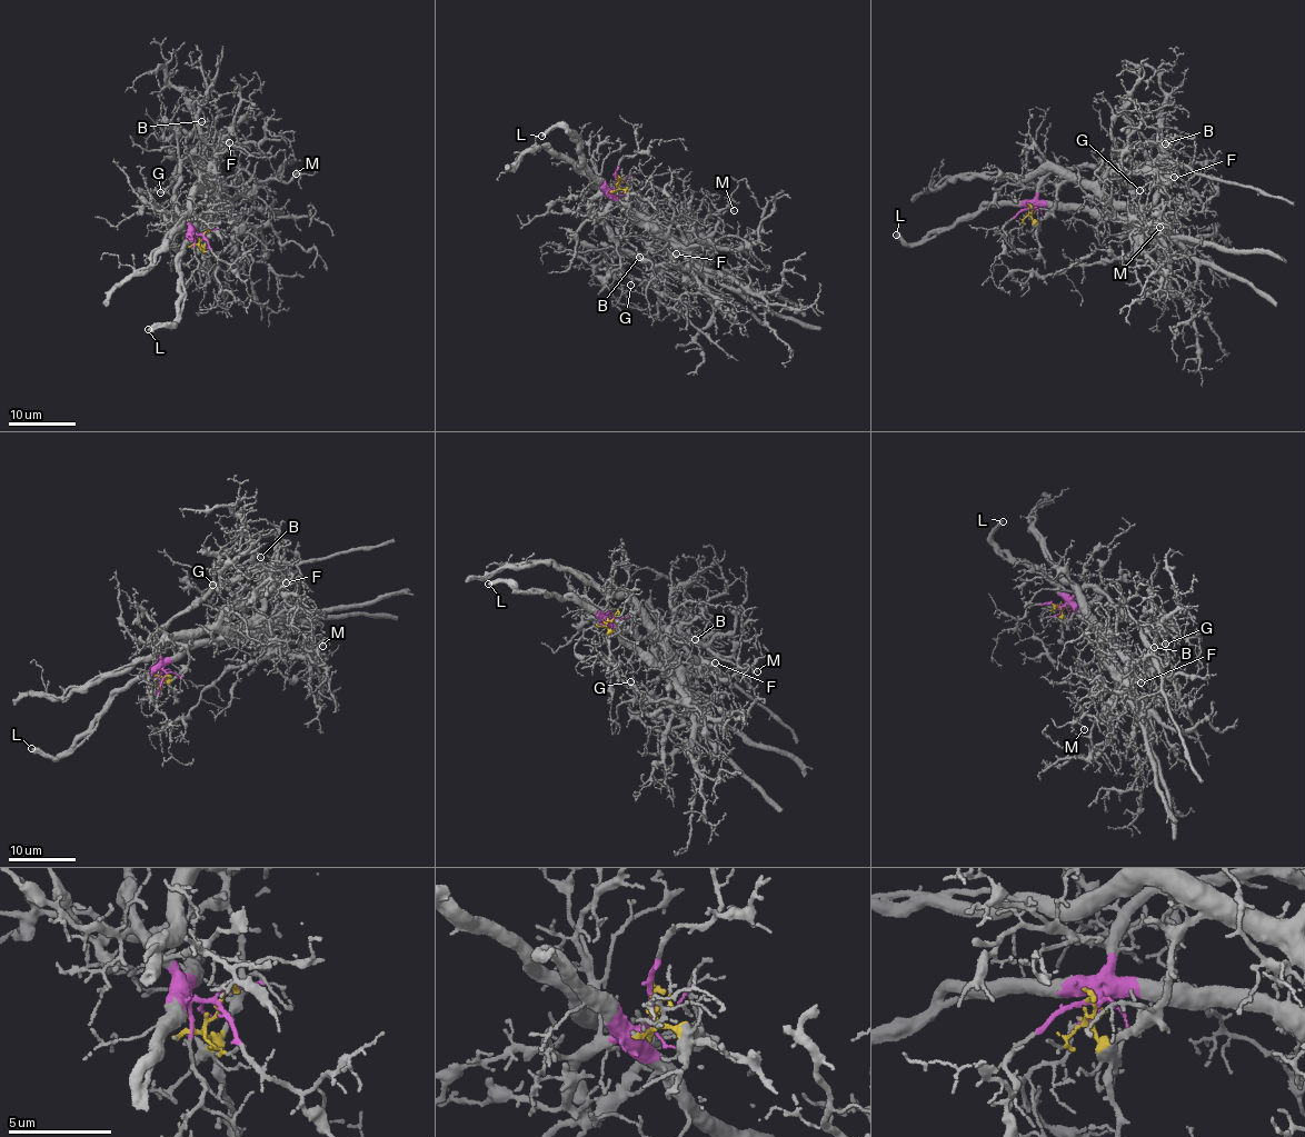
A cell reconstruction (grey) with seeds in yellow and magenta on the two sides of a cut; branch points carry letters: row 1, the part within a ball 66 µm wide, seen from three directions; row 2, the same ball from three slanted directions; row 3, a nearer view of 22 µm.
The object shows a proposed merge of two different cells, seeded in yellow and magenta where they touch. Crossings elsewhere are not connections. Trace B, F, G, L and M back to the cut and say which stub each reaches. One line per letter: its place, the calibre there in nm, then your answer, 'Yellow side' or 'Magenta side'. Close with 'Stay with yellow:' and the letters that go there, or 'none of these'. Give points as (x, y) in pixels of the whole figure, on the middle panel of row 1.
B: Place: (639, 257). Thickness 110 nm. Yellow side
F: Place: (676, 253). Thickness 90 nm. Yellow side
G: Place: (630, 285). Thickness 120 nm. Magenta side
L: Place: (541, 136). Thickness 440 nm. Magenta side
M: Place: (734, 210). Thickness 150 nm. Yellow side
Stay with yellow: B, F, M

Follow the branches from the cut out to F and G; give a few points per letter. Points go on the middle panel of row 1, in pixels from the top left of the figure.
F: (618, 181), (630, 193), (624, 189), (618, 195), (631, 215), (659, 246), (671, 256), (677, 255)
G: (616, 181), (591, 206), (616, 245), (630, 286)

